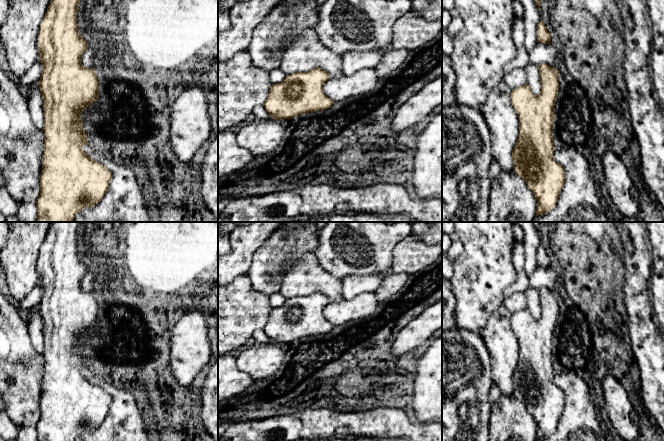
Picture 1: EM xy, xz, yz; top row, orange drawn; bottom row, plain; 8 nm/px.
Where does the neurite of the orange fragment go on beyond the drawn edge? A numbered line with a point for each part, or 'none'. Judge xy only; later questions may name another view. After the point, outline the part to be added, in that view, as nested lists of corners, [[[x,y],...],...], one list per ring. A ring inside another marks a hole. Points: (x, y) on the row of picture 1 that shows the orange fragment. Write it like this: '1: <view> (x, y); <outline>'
none

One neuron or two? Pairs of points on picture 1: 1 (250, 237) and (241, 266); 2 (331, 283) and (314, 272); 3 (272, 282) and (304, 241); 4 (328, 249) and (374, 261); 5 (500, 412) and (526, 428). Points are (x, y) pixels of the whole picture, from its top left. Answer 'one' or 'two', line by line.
1: one
2: one
3: one
4: one
5: one

